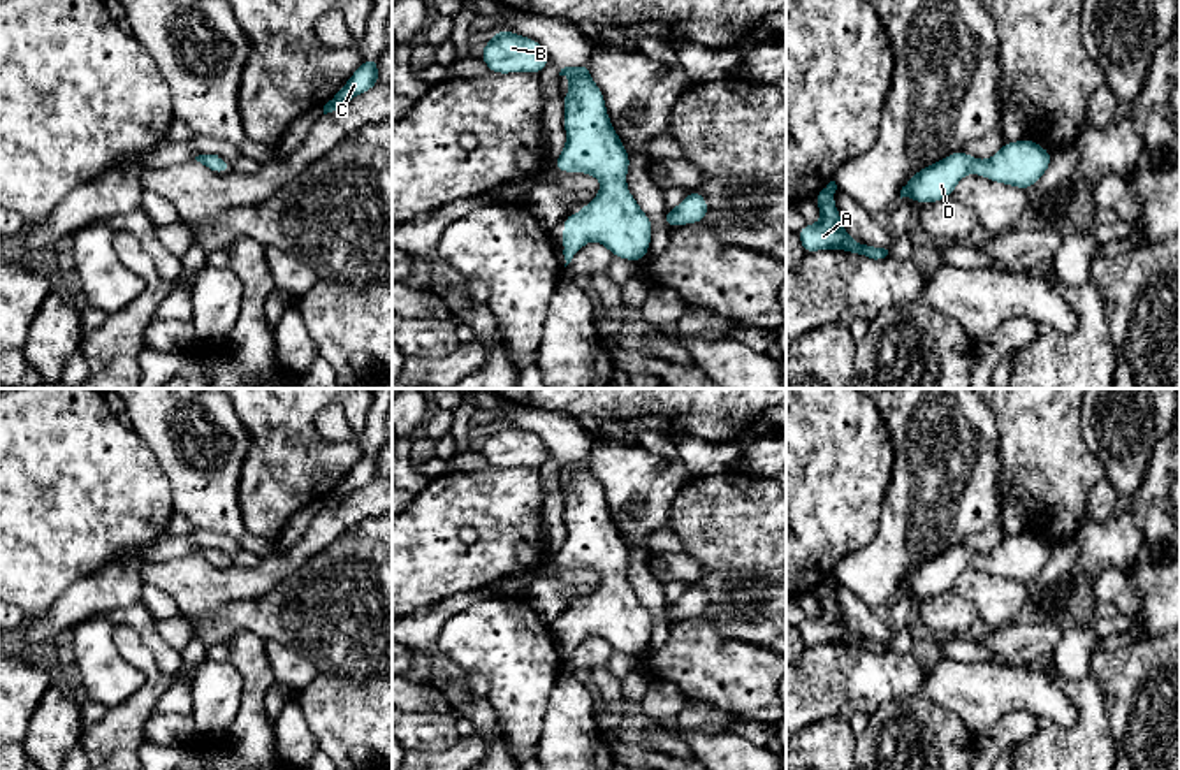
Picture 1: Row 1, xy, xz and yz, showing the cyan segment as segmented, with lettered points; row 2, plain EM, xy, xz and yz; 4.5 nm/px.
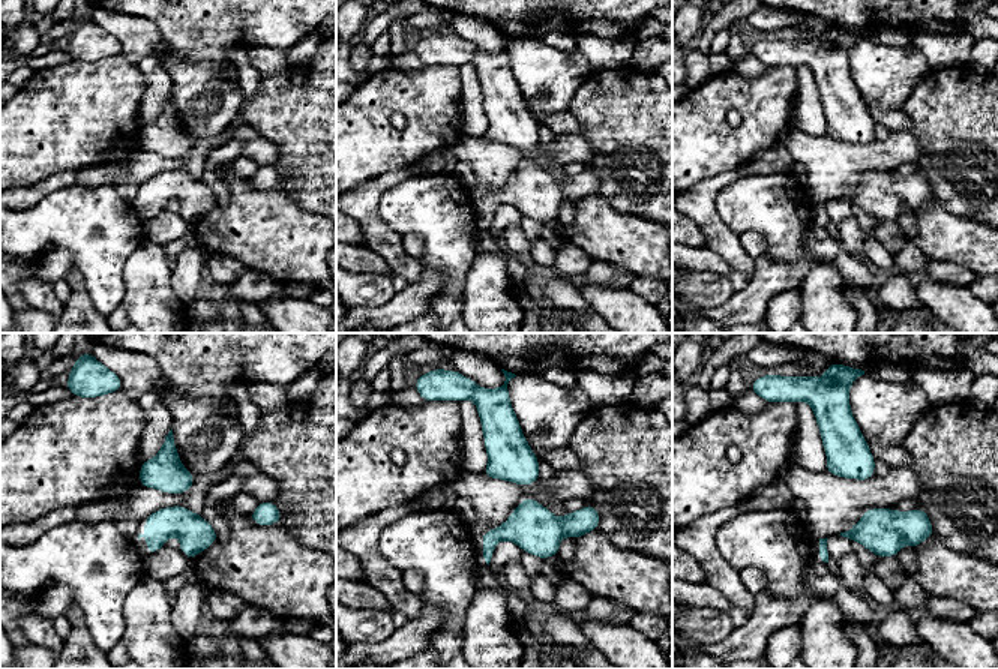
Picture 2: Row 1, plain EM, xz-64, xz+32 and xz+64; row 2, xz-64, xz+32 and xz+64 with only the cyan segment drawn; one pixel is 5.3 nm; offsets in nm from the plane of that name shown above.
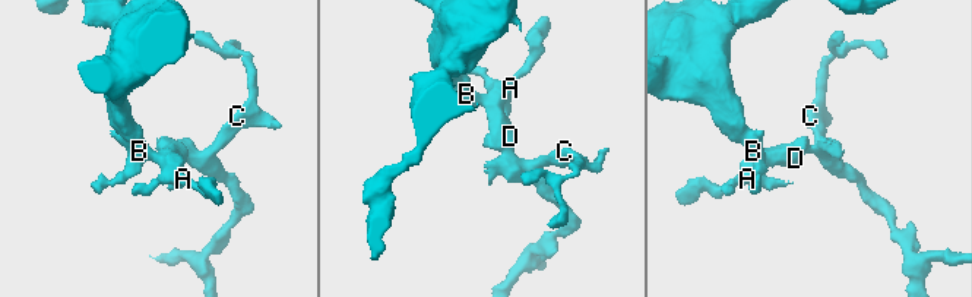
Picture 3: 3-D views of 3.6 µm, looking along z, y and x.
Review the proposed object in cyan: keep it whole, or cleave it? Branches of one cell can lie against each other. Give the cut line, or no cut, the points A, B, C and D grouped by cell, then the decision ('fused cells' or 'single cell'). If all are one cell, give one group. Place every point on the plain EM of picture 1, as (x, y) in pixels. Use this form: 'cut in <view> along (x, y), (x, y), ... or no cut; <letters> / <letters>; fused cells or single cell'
no cut; A B C D; single cell

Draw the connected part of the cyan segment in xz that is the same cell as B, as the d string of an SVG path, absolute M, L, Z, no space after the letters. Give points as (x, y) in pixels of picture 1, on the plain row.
M501 424L482 441L480 452L496 468L540 468L547 457L547 445L536 434Z

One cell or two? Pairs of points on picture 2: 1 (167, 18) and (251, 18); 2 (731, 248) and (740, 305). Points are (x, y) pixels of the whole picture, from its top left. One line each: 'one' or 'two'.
1: one
2: two

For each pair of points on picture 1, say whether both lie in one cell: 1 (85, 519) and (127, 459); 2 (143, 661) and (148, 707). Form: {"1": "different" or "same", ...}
{"1": "same", "2": "same"}

